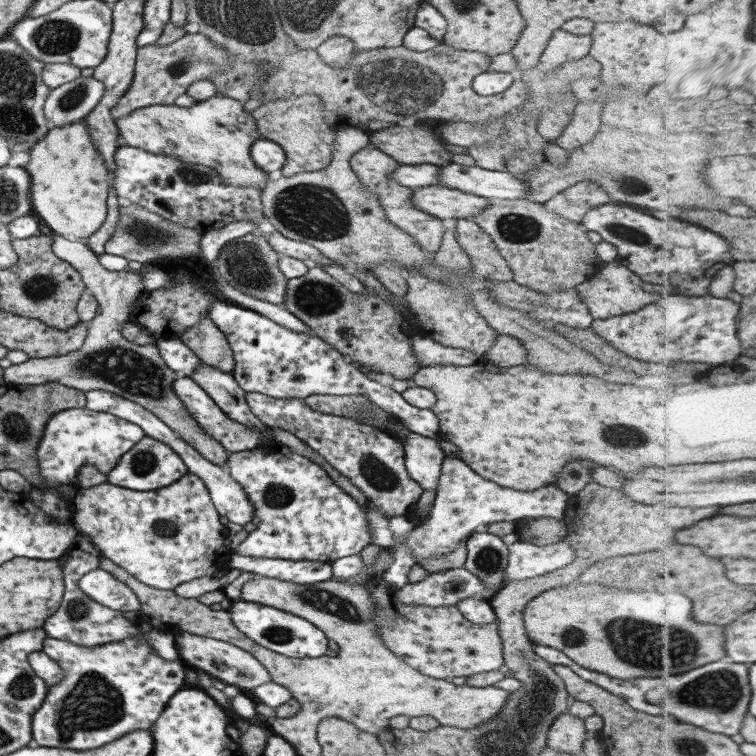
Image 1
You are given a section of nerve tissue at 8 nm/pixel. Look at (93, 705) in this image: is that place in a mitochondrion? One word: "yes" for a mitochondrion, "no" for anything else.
yes

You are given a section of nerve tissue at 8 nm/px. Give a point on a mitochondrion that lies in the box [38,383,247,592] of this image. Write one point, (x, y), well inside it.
(144, 463)

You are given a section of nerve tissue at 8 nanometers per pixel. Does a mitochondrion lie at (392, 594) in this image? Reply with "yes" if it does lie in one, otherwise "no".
no

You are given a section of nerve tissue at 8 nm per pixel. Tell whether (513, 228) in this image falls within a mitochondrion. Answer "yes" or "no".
yes

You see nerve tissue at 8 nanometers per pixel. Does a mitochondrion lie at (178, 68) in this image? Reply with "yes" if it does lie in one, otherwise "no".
yes

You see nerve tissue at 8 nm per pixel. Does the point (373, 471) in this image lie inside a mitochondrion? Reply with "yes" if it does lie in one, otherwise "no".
yes

